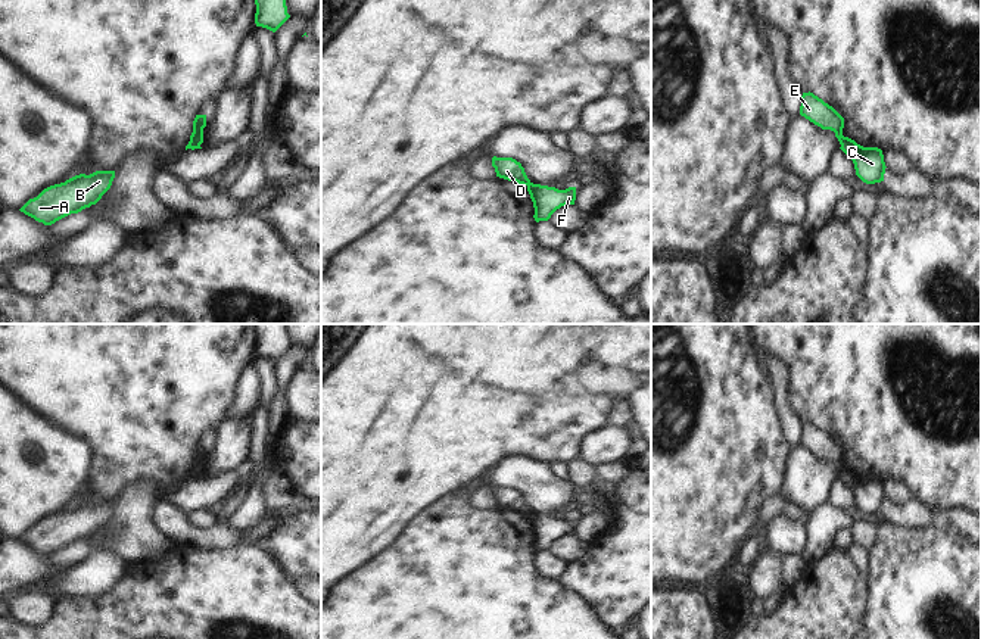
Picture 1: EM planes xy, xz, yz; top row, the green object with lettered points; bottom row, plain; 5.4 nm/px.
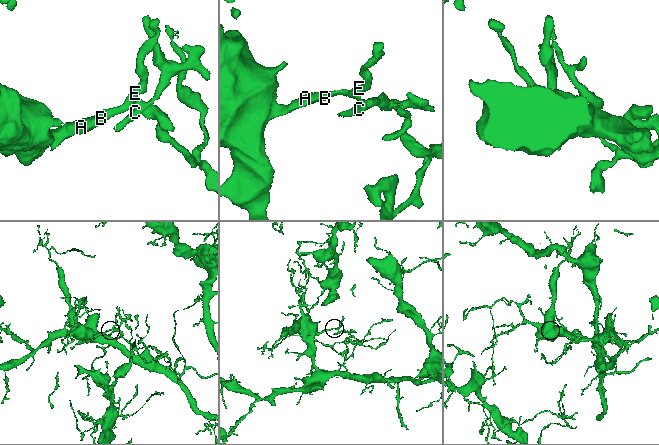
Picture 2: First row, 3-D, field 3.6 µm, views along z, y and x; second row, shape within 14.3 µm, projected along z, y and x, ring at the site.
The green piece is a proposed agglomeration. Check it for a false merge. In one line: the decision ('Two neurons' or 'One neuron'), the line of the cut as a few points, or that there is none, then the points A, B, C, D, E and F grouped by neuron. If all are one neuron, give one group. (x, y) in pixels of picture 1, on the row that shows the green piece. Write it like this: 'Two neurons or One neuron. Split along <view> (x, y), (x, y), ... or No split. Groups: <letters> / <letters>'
Two neurons. Split along yz (843, 136), (838, 140). Groups: A B D E / C F

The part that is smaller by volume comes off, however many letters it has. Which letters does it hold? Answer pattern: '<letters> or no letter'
C, F

